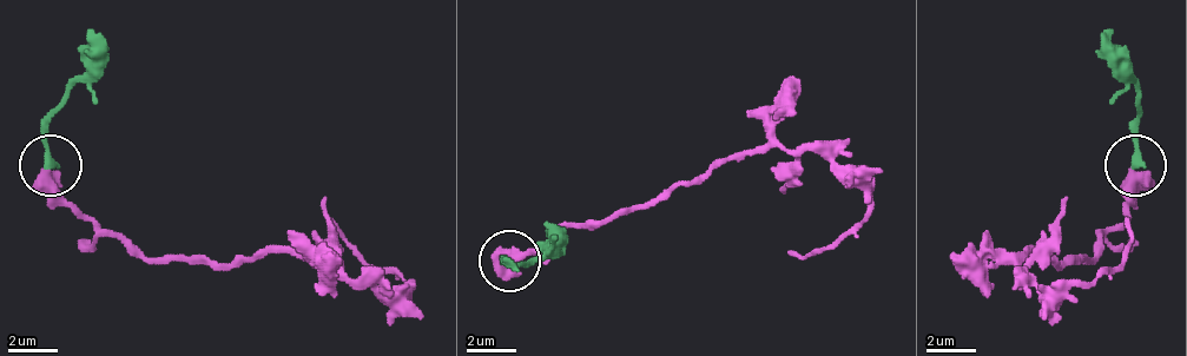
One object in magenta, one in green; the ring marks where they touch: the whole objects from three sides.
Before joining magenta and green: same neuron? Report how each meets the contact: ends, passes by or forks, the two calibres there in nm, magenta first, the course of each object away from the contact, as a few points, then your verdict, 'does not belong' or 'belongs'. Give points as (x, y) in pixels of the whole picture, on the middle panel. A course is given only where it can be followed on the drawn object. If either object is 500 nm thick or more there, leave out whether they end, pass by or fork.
650 nm thick on the magenta side, 300 nm on the other; magenta runs (505, 259), (548, 254), (566, 229), (727, 160), (825, 155), (869, 210), (825, 246), (789, 254); green runs (510, 259), (505, 265), (529, 265), (548, 229); belongs

